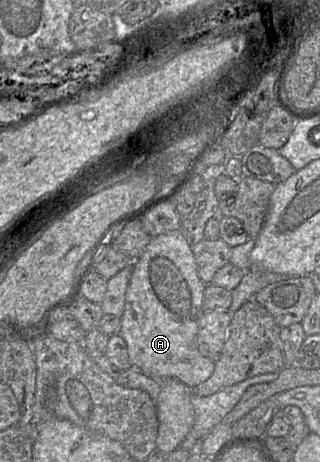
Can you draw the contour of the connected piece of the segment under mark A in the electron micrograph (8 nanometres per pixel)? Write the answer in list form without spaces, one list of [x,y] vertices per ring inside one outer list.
[[[181,230],[151,237],[142,255],[133,261],[133,274],[121,316],[119,335],[125,340],[133,368],[156,379],[178,379],[189,388],[195,388],[213,373],[215,361],[203,356],[197,347],[198,320],[203,314],[202,304],[206,284],[198,274],[192,246]]]

